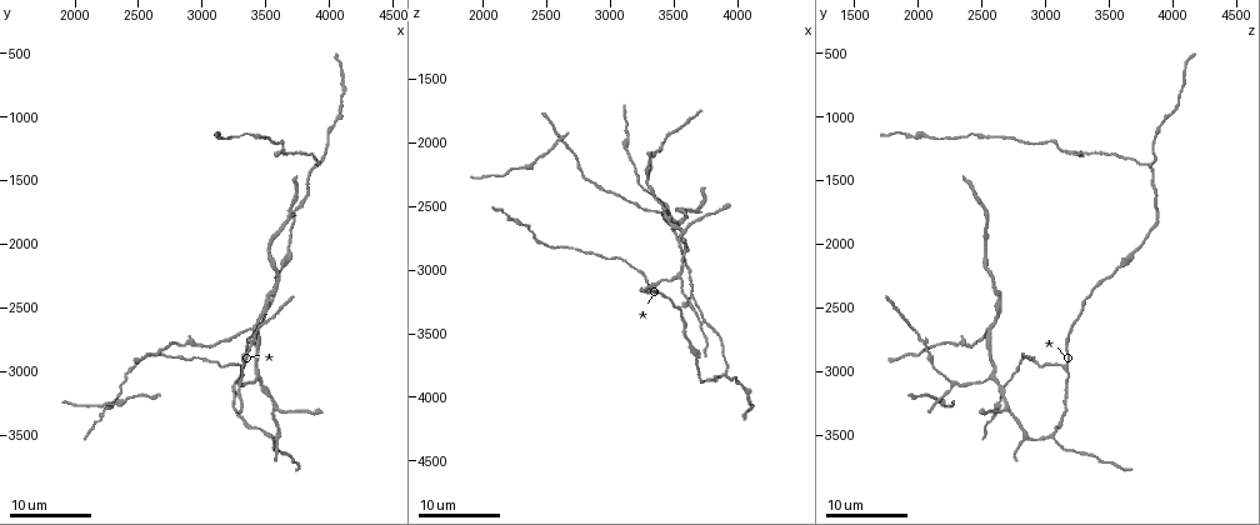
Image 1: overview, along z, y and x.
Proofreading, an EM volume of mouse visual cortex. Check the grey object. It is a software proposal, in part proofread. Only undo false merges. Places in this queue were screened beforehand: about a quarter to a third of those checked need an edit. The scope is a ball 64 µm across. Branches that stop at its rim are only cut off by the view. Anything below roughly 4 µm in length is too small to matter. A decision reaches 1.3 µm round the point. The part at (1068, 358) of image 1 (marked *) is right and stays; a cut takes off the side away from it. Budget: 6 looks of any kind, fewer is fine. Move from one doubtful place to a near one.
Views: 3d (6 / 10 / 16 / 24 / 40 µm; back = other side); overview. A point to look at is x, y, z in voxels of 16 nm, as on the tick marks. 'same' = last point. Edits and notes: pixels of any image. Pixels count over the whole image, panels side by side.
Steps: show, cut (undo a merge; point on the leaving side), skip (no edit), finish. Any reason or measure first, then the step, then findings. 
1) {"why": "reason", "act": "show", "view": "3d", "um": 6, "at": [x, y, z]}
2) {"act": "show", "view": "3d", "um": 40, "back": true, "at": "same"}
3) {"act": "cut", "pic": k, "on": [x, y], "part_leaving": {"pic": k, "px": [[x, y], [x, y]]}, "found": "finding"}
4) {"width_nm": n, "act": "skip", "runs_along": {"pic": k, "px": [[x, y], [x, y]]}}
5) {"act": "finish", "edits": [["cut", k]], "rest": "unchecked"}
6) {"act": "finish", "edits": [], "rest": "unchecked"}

{"why": "two arms in line, one across", "act": "show", "view": "3d", "um": 16, "at": [2880, 2800, 2340]}

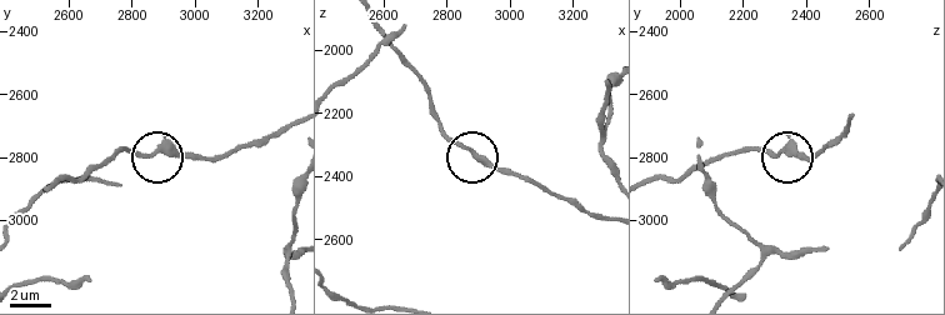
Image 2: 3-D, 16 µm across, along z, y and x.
{"act": "show", "view": "3d", "um": 10, "at": [2880, 2780, 2330]}

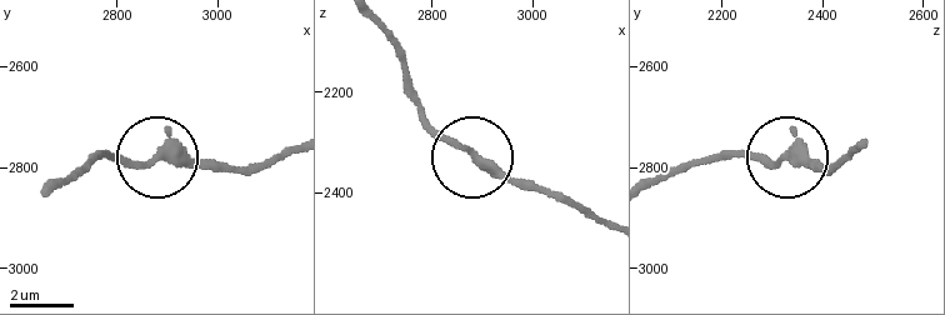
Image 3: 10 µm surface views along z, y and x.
{"width_nm": 230, "act": "skip", "runs_along": {"pic": 3, "px": [[603, 224], [506, 181], [441, 138], [404, 93]]}, "found": "all the same neuron"}

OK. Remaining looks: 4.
{"why": "arms part here", "act": "show", "view": "3d", "um": 24, "at": [3600, 3300, 2680]}

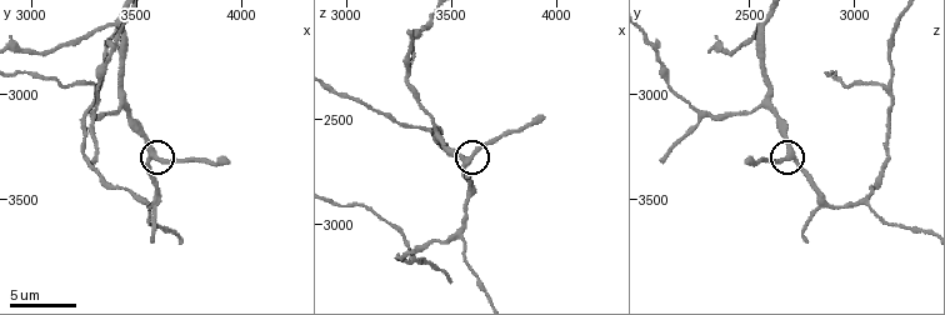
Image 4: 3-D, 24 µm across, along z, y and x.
{"why": "zoom in", "act": "show", "view": "3d", "um": 10, "at": [3590, 3300, 2690]}

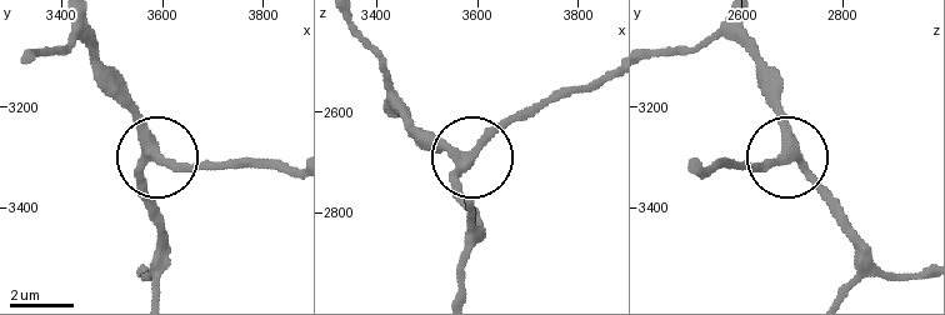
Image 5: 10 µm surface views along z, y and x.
{"arms": 3, "act": "skip", "runs_along": {"pic": 5, "px": [[140, 266], [148, 274], [156, 250], [148, 161], [218, 161]]}, "found": "continuous, no second neuron"}

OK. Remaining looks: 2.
{"why": "branch point", "act": "show", "view": "3d", "um": 10, "at": [3400, 2670, 2550]}

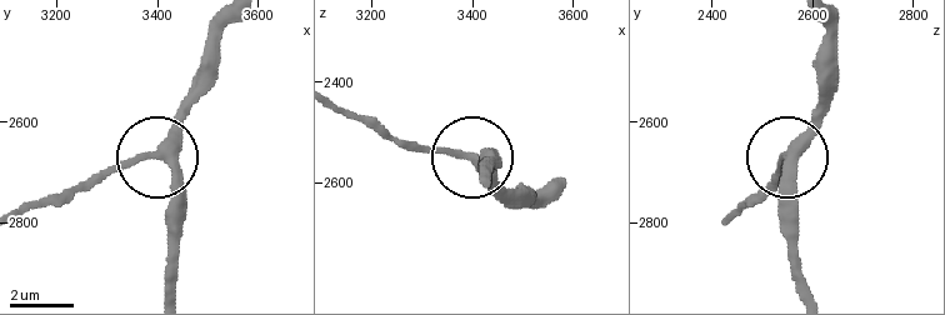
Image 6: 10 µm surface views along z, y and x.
{"arms": 3, "act": "skip", "runs_along": {"pic": 6, "px": [[171, 293], [171, 180], [158, 148], [200, 94]]}, "found": "all the same neuron"}

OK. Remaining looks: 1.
{"act": "finish", "edits": [], "rest": "unchecked"}

